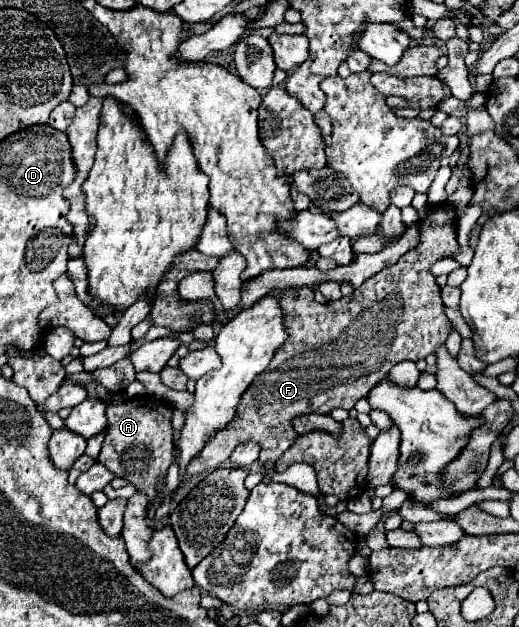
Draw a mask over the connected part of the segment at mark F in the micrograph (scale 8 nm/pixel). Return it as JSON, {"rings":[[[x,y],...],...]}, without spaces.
{"rings":[[[431,205],[427,217],[419,221],[417,247],[339,301],[327,301],[321,305],[313,299],[313,291],[309,287],[289,289],[281,299],[289,339],[275,353],[267,371],[263,371],[243,393],[235,419],[207,441],[199,459],[191,461],[187,477],[203,471],[215,471],[239,443],[255,441],[261,447],[259,463],[263,465],[265,477],[274,482],[289,483],[303,493],[313,493],[319,499],[323,513],[337,515],[333,507],[325,507],[317,489],[316,472],[311,465],[296,463],[282,473],[277,473],[273,465],[277,455],[289,449],[297,439],[293,429],[295,417],[309,413],[329,415],[337,407],[349,411],[361,397],[367,397],[367,393],[395,363],[405,359],[425,359],[435,351],[435,347],[439,347],[439,343],[445,343],[451,333],[451,321],[445,315],[441,289],[435,283],[431,265],[461,251],[457,243],[455,217],[453,205]]]}

